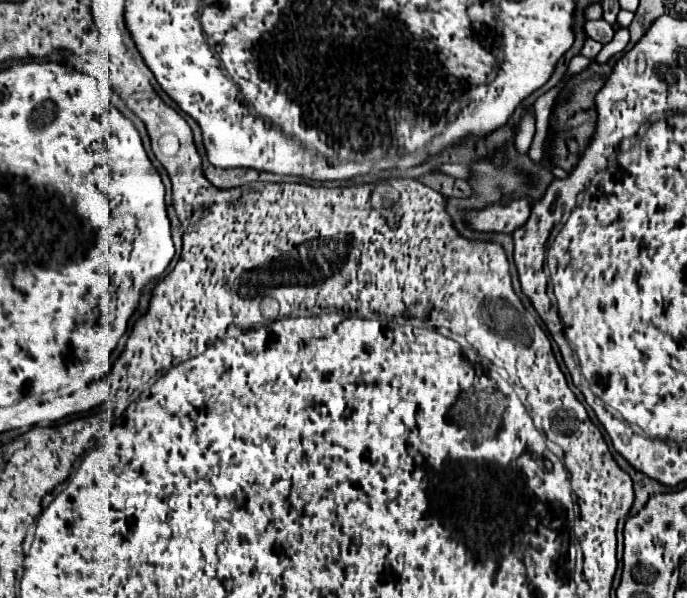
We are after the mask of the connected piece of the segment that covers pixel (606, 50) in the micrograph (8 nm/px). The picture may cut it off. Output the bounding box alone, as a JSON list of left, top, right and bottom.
[595,28,630,64]

